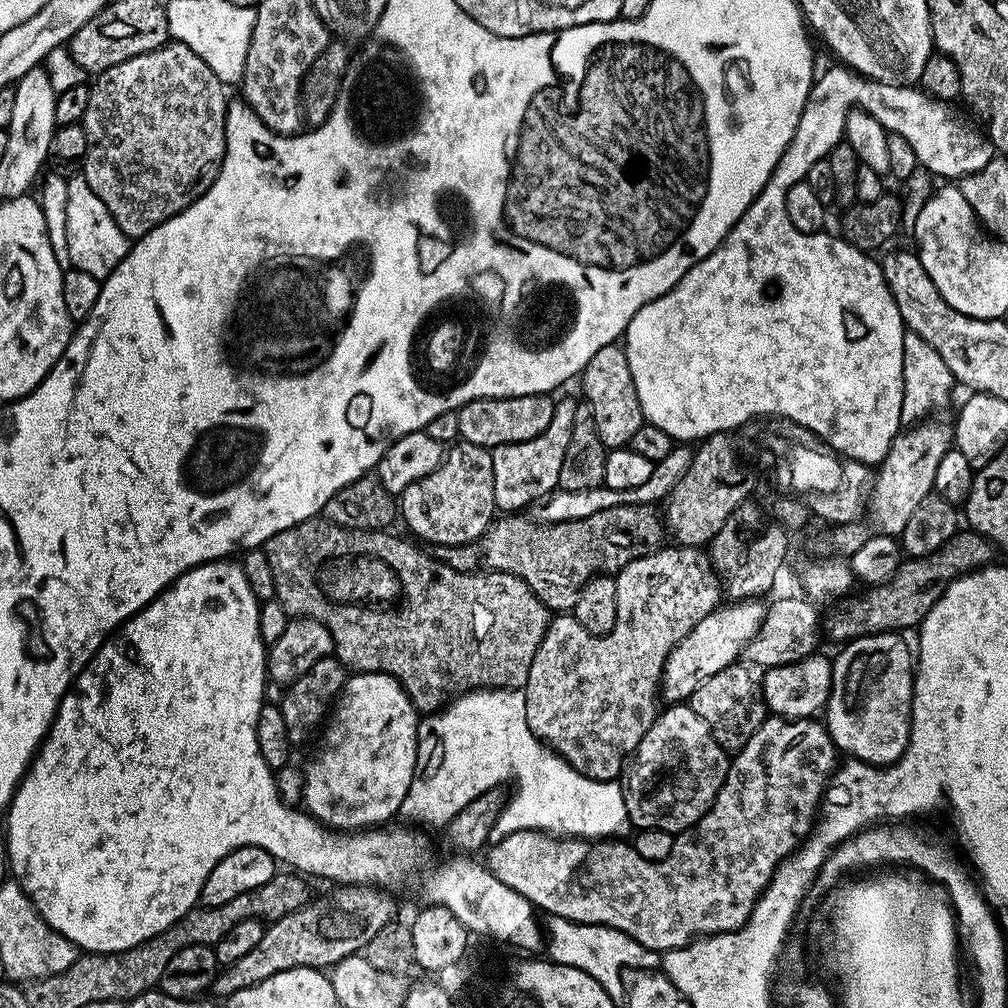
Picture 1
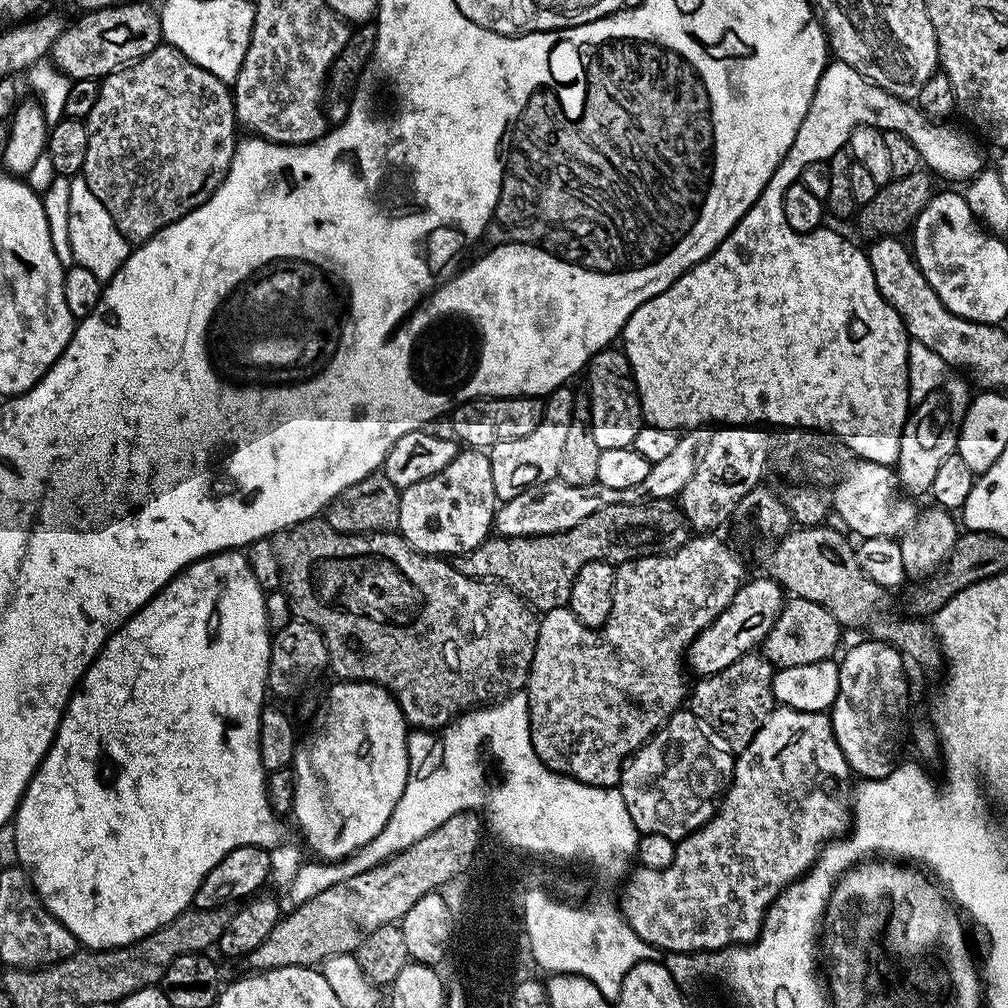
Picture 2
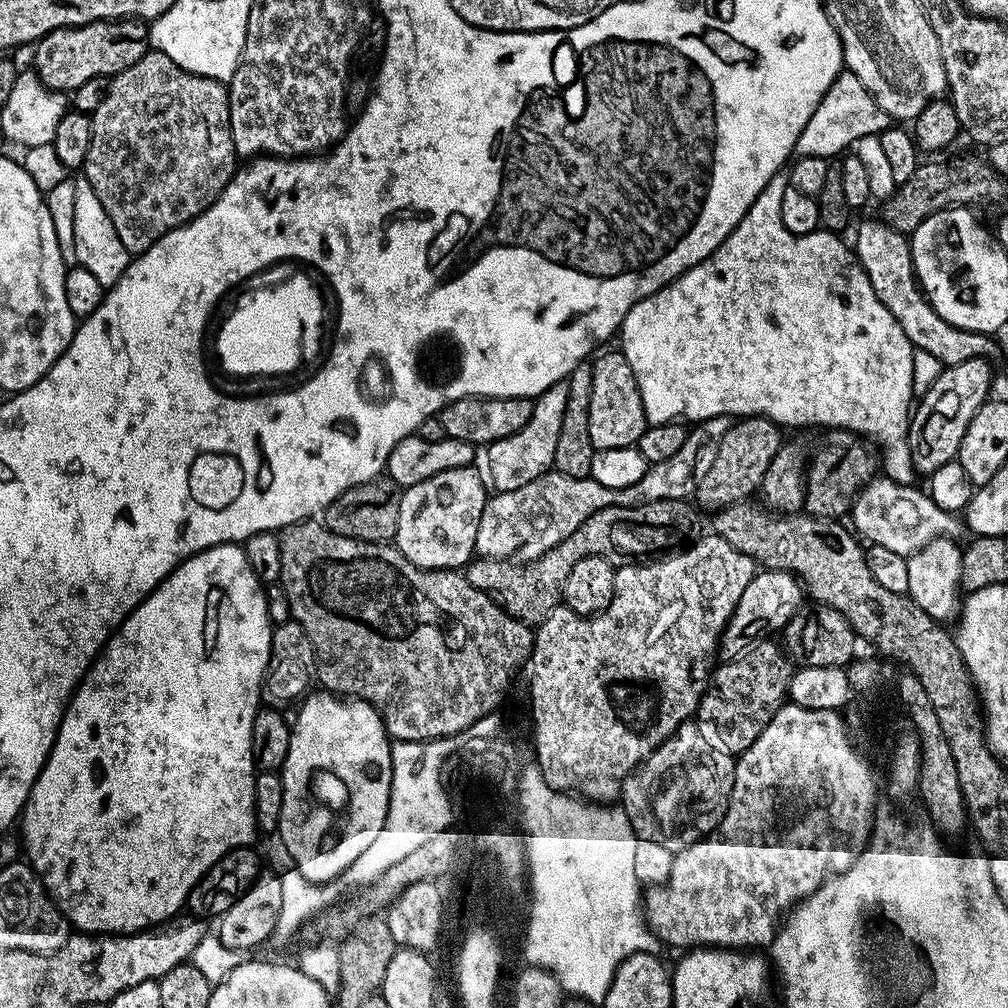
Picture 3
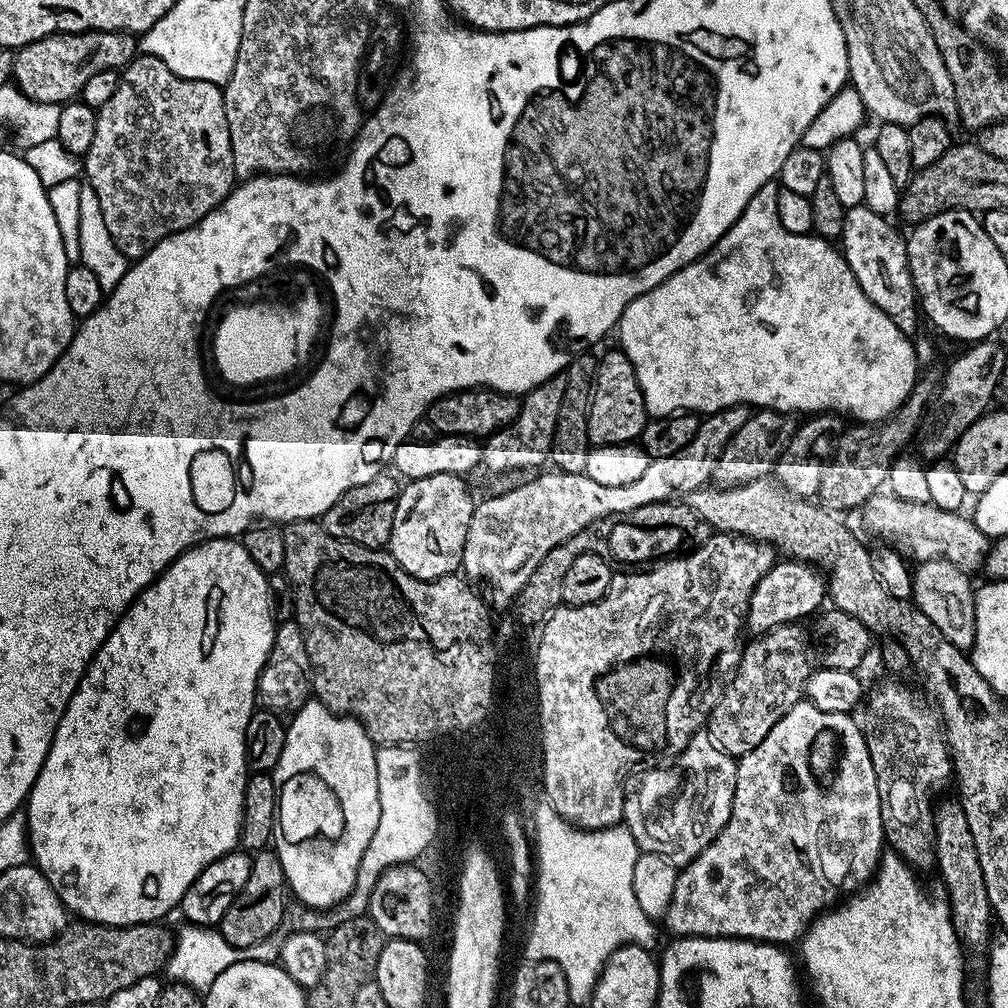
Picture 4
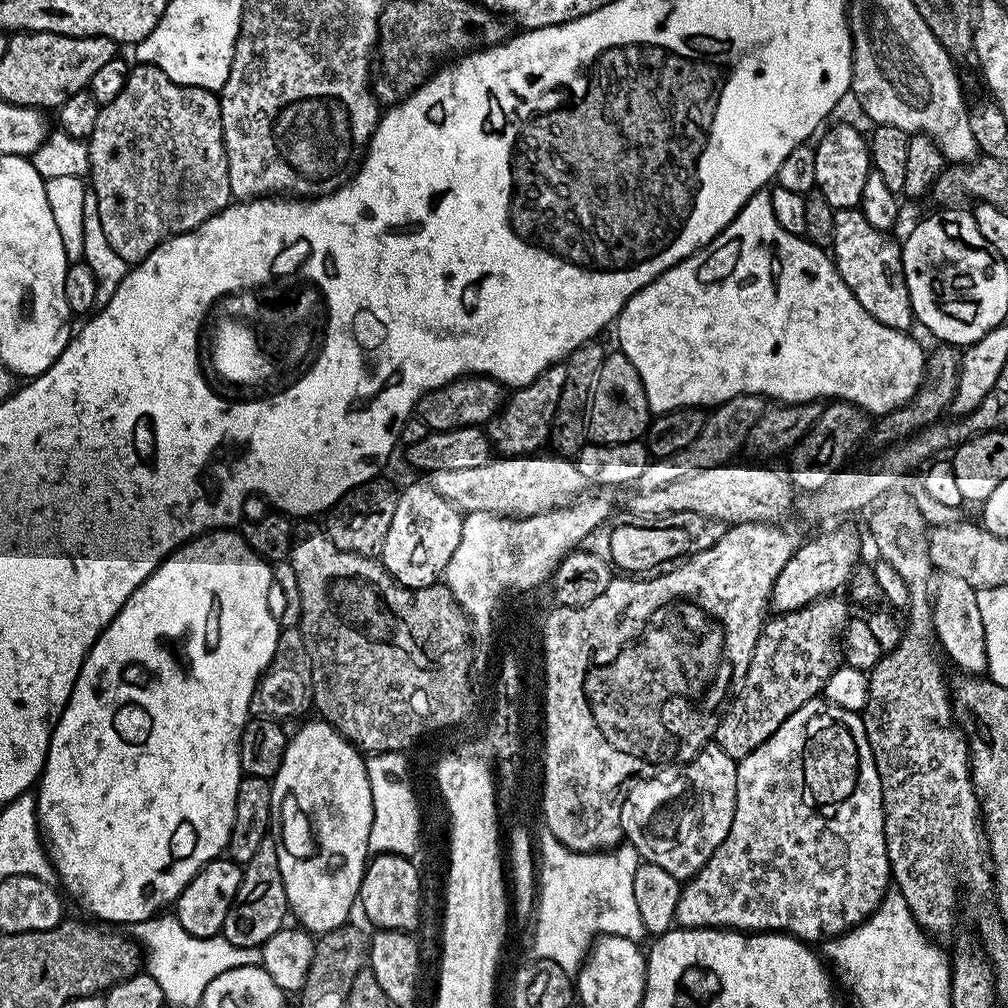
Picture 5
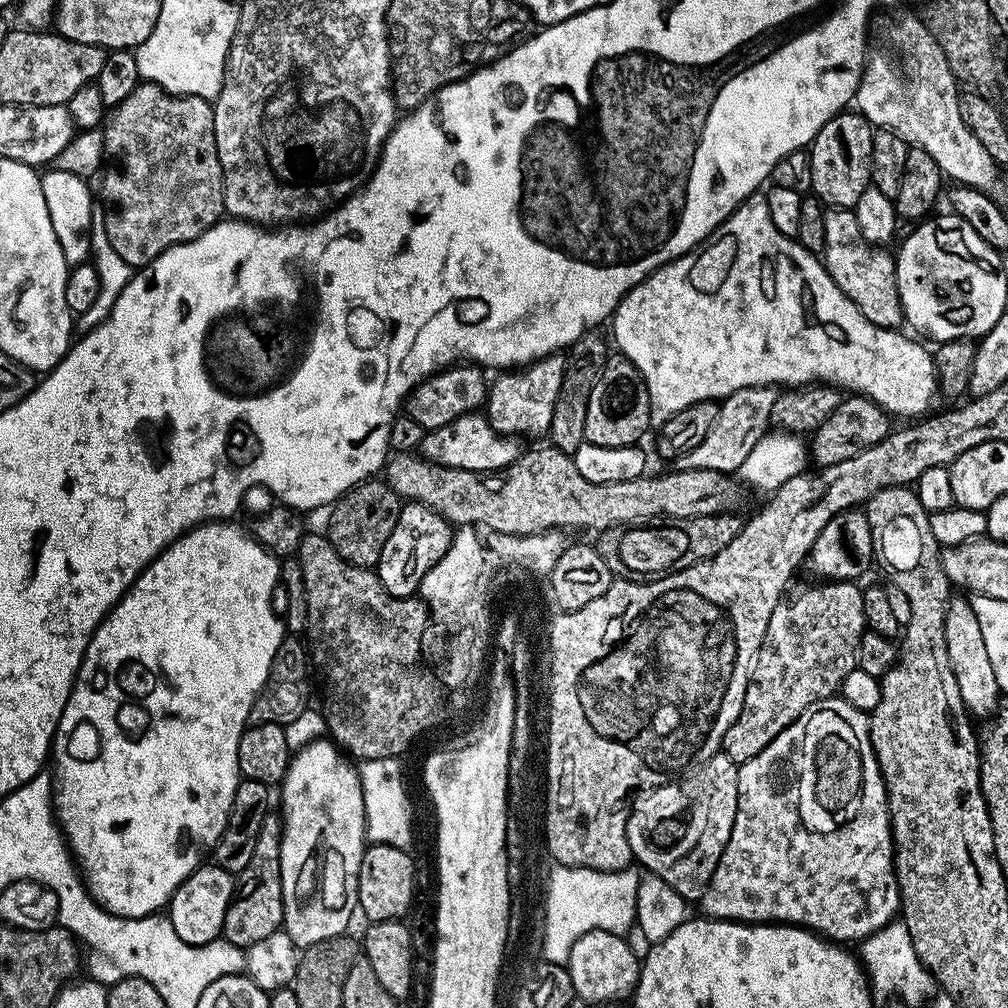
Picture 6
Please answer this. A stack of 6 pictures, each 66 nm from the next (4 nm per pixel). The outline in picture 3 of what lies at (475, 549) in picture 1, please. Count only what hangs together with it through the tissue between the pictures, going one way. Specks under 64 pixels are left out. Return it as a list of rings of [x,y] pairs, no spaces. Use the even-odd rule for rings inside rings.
[[[651,500],[645,504],[598,510],[592,517],[586,518],[574,534],[563,538],[562,542],[546,550],[536,560],[527,561],[522,566],[525,568],[519,568],[514,564],[516,562],[507,559],[476,558],[463,569],[462,575],[468,579],[470,586],[489,594],[495,593],[504,611],[509,612],[515,620],[538,626],[555,608],[561,607],[564,584],[574,566],[582,559],[591,556],[601,556],[606,560],[614,558],[615,566],[620,561],[620,554],[616,554],[618,550],[640,552],[654,548],[664,550],[666,546],[667,556],[670,556],[670,548],[676,553],[683,552],[702,535],[699,514],[688,500]]]

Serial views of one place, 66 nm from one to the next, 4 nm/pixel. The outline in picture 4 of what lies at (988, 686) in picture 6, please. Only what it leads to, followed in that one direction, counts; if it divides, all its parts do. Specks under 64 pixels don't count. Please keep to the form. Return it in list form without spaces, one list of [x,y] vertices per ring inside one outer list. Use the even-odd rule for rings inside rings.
[[[943,559],[917,563],[912,574],[912,600],[917,608],[942,630],[942,634],[954,646],[965,650],[971,649],[973,642],[976,640],[976,588],[971,584],[969,573],[962,571],[953,562]]]

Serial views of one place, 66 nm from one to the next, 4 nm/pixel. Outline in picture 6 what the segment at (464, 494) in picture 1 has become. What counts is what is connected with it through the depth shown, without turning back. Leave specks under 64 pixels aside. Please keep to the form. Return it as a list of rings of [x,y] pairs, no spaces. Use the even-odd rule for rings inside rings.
[[[405,503],[398,514],[398,522],[394,522],[390,538],[386,538],[386,546],[382,546],[380,560],[374,569],[384,589],[391,596],[415,597],[423,576],[446,554],[453,535],[453,525],[434,510],[424,504]]]

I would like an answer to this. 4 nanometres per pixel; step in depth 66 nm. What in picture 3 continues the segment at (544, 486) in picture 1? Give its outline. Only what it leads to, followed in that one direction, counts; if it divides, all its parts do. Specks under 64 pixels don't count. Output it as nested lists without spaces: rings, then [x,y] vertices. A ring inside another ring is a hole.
[[[567,380],[554,382],[554,386],[550,386],[541,396],[535,397],[530,422],[526,422],[526,426],[522,426],[518,434],[510,434],[510,438],[502,438],[498,442],[487,445],[486,476],[496,492],[517,490],[518,487],[525,486],[526,483],[533,482],[540,475],[546,474],[553,467],[569,393],[570,386]]]

